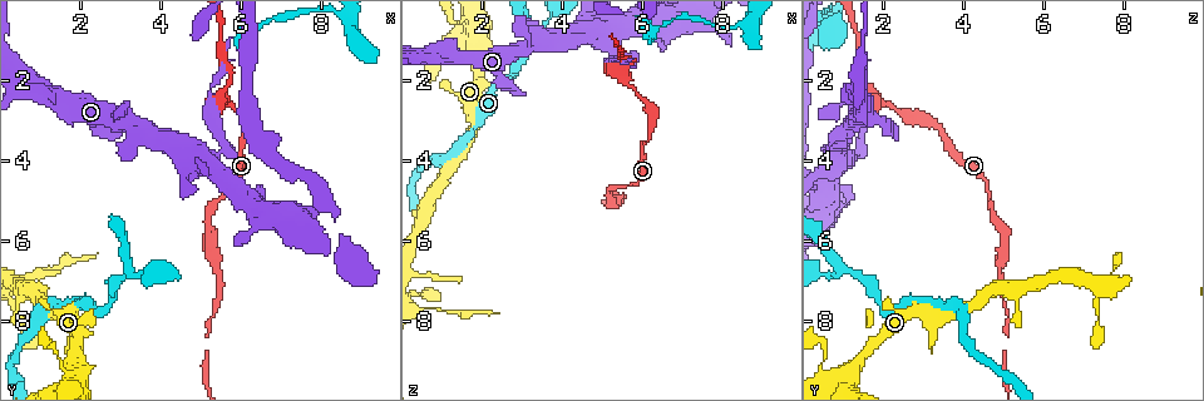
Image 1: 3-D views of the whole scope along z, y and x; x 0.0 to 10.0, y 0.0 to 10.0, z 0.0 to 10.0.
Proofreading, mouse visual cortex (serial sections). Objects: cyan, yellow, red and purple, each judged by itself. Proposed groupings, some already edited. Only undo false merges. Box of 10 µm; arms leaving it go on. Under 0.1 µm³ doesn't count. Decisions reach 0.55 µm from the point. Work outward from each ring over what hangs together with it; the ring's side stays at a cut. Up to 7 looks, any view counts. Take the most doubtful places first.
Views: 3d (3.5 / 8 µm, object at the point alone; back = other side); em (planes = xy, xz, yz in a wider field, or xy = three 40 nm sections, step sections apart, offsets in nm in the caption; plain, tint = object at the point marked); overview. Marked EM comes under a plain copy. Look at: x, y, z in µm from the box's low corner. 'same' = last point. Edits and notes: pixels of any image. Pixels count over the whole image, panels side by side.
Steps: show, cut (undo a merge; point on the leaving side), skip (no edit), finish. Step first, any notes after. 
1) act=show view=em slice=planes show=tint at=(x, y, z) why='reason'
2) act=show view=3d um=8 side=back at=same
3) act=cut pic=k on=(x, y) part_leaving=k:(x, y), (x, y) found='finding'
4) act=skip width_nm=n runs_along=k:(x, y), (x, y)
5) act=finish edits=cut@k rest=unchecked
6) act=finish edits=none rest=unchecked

act=show view=3d um=3.5 at=(3.25, 6.70, 0.95) why='three arms meet'

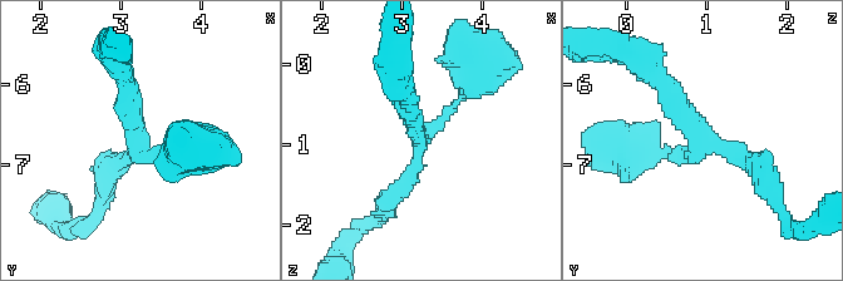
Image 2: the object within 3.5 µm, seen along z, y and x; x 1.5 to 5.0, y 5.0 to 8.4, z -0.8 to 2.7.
act=show view=em slice=xy step=1 show=tint at=(3.20, 6.75, 1.00)

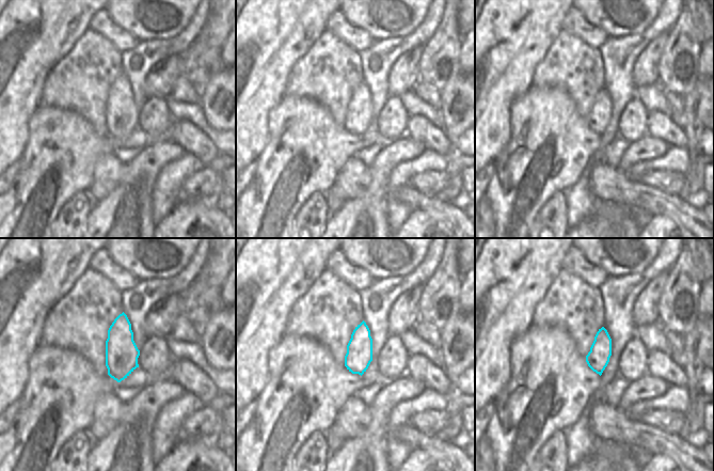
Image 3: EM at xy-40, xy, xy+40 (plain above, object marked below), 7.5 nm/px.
act=skip arm_widths_nm=100,250,250 runs_along=2:(385, 203), (471, 84) found='one cell here'

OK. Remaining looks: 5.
act=show view=3d um=3.5 at=(5.35, 4.25, 0.65) why='abrupt turn'

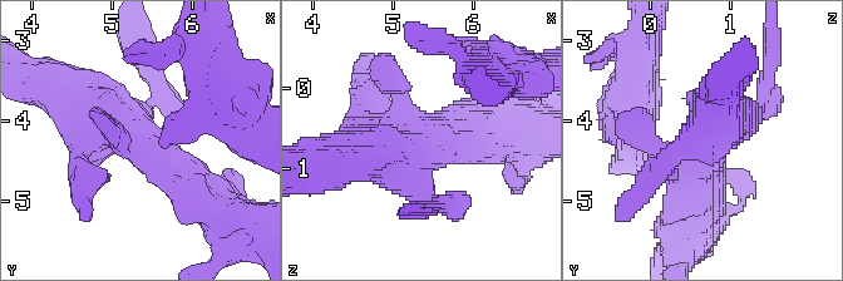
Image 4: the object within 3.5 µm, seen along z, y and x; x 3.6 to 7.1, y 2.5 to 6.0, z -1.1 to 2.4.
act=show view=em slice=xy step=2 show=tint at=(5.30, 4.25, 0.70)

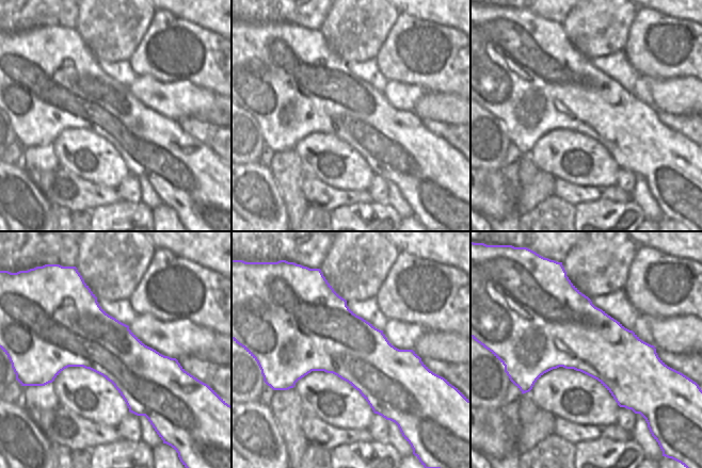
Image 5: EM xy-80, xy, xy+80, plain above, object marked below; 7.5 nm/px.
act=skip runs_along=4:(44, 85), (124, 128), (178, 182) found='one cell here'

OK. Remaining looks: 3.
act=show view=3d um=8 at=(1.90, 9.25, 1.25) why='four-way junction'

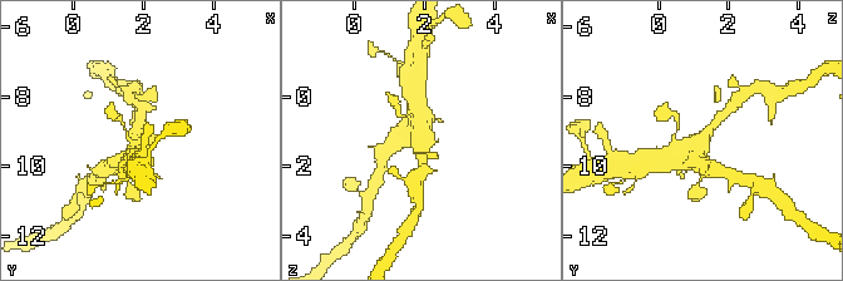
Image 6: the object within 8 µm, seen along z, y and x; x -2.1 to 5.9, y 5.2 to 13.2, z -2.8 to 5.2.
act=show view=3d um=3.5 at=same why='zoom in'

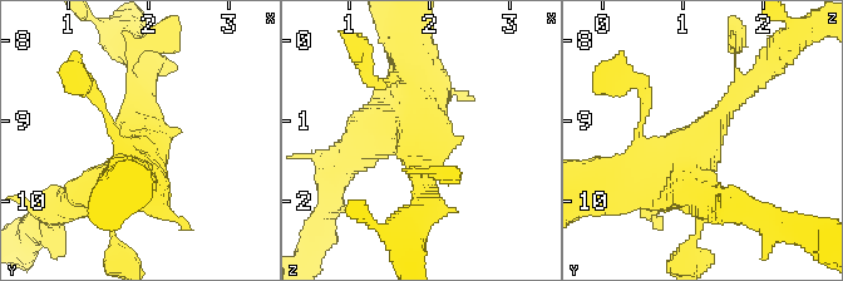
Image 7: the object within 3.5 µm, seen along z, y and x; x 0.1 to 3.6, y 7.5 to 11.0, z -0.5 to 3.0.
act=show view=em slice=xy step=1 show=tint at=(1.85, 9.30, 1.20) why='now the EM'

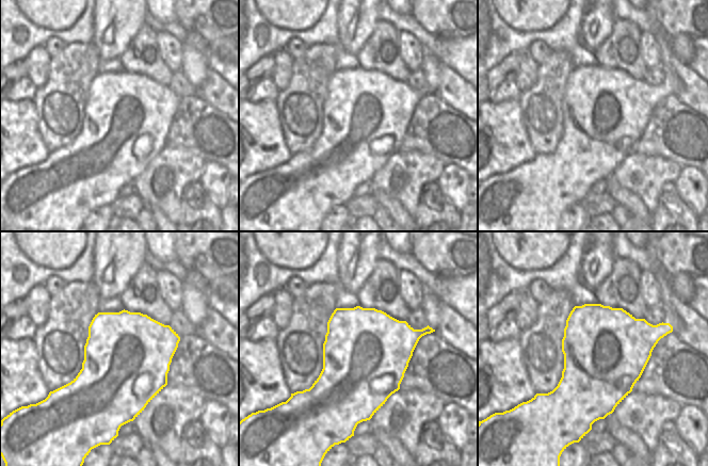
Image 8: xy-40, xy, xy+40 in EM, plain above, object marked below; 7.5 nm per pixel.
act=skip width_nm=650 runs_along=7:(735, 97), (671, 169), (606, 182) found='continuous, no second cell'

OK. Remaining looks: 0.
act=finish edits=none rest=unchecked

